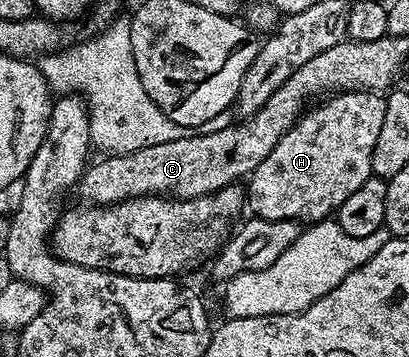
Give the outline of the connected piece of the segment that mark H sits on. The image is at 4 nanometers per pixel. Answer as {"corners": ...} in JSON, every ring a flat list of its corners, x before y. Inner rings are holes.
{"corners":[[349,91,346,98,333,102,337,103,332,111,309,110,299,116,278,145,274,145,270,157,266,157,247,180,247,210,257,219,294,219,304,225,329,218,350,193,373,178,374,145,386,118,384,100,385,96,375,91],[360,127,364,127,364,143,340,143,354,138]]}

